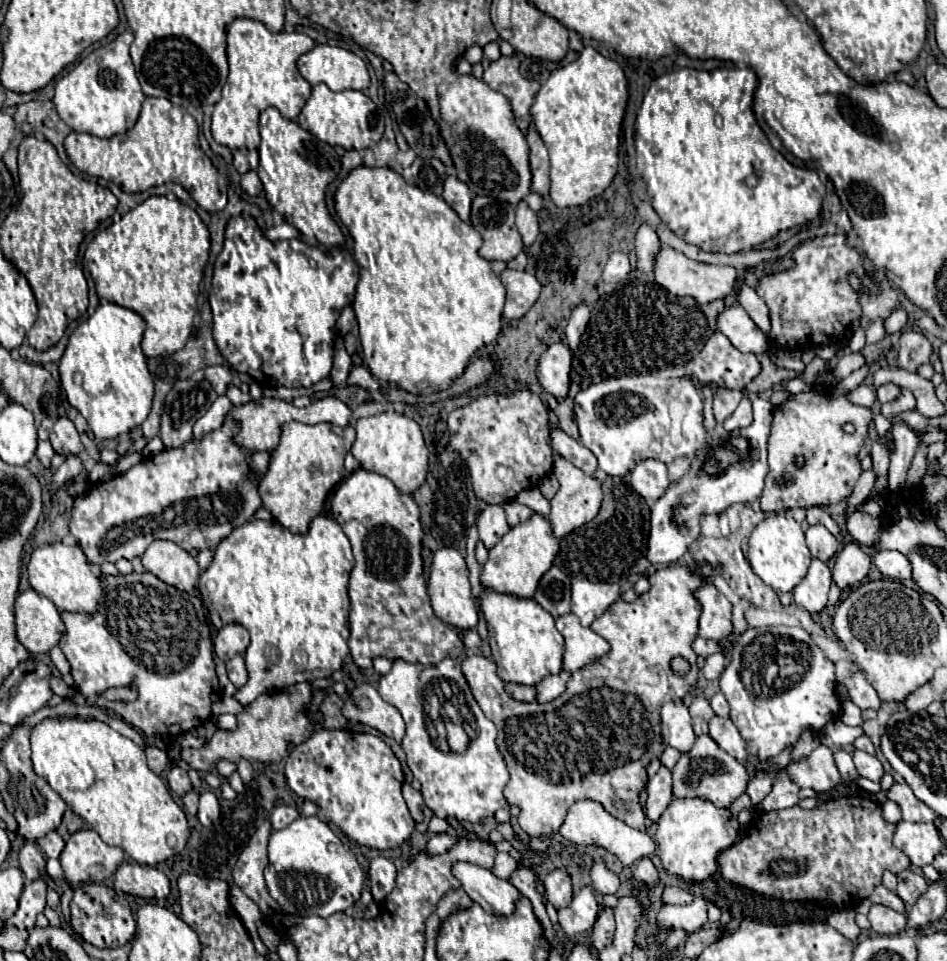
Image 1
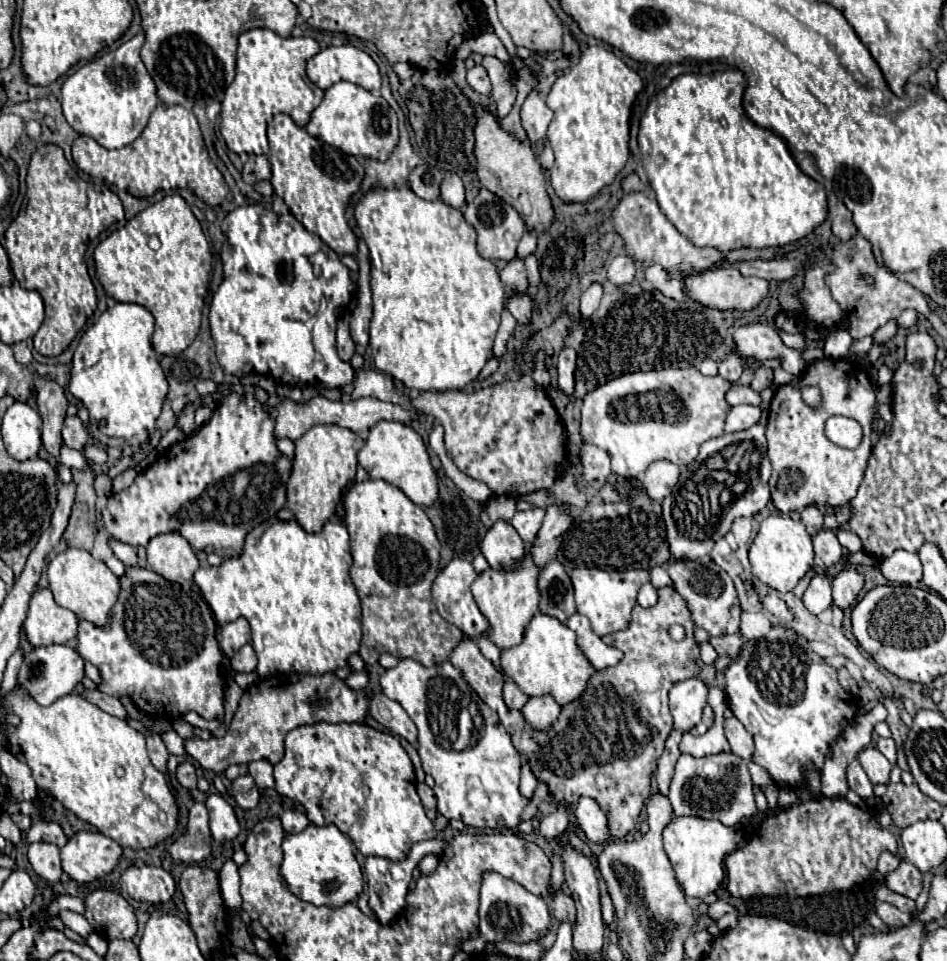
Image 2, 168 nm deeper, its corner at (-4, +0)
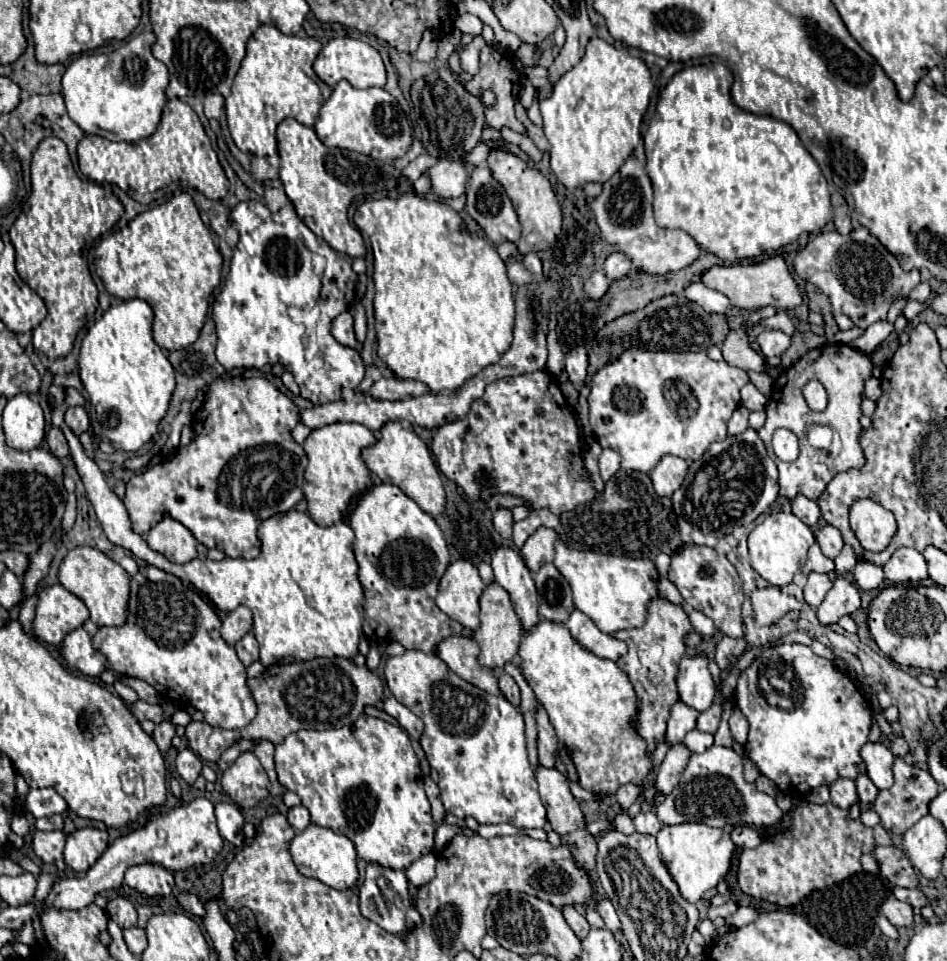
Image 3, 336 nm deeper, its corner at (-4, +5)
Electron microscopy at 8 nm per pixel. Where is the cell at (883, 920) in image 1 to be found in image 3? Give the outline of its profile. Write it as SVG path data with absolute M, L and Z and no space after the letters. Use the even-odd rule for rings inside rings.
M889 897L881 905L881 911L895 927L911 927L913 925L913 909L911 909L911 905L907 905L903 901L897 901L895 897Z

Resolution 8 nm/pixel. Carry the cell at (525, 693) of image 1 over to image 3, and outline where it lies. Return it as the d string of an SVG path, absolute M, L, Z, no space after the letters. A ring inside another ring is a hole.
M499 673L499 689L501 689L501 693L505 695L505 699L507 699L511 705L519 707L519 703L521 703L519 687L517 687L517 683L513 681L511 675L507 675L507 673Z

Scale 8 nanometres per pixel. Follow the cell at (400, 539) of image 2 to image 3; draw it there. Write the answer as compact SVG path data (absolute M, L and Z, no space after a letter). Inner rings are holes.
M381 483L361 495L351 515L351 529L355 533L357 575L365 591L363 633L369 643L397 641L405 649L435 653L443 639L463 633L463 627L435 605L437 585L449 565L449 553L443 531L429 513L397 485Z

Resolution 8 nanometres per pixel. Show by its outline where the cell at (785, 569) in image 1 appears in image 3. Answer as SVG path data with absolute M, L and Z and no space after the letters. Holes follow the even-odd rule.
M773 513L767 515L763 523L759 523L749 533L749 557L751 567L771 585L785 587L793 581L793 575L805 565L807 549L815 541L811 527L807 527L801 519L797 519L793 513Z

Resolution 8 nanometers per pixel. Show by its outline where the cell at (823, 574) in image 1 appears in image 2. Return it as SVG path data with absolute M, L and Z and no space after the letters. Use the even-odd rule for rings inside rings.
M827 574L815 576L803 594L803 604L811 614L821 614L831 606L831 578Z

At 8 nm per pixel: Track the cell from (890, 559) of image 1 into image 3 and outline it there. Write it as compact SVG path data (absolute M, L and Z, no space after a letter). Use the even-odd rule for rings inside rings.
M899 547L891 559L883 565L885 577L891 583L903 583L903 581L923 581L927 579L927 563L925 557L911 547Z

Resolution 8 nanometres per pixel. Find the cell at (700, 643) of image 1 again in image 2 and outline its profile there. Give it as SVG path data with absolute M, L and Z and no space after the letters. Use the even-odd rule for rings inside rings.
M739 634L711 638L709 642L711 642L711 646L717 650L719 656L729 656L729 658L737 658L737 656L739 656L739 650L741 650L741 646L743 646L743 640L741 640Z

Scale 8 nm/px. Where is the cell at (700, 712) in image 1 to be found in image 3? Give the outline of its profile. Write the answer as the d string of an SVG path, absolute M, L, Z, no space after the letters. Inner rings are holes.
M713 703L705 713L701 713L697 717L697 729L707 731L707 733L715 733L719 727L719 719L721 719L721 707Z

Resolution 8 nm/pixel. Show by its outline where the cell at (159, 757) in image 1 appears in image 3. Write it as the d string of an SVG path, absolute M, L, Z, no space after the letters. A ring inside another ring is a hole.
M161 721L161 723L155 727L155 731L153 731L151 737L153 737L153 741L157 743L161 755L165 755L165 753L169 751L173 735L175 735L175 727L173 727L173 723L169 723L169 721Z

